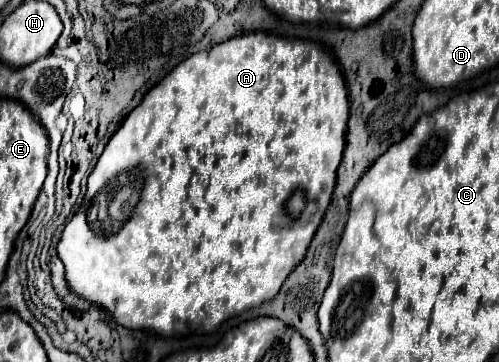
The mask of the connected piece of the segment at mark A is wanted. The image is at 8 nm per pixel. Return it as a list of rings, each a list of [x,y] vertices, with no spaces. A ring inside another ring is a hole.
[[[248,32],[216,44],[210,50],[192,54],[166,78],[162,78],[128,114],[118,132],[108,140],[94,170],[90,172],[82,206],[66,224],[56,248],[66,266],[66,282],[70,290],[98,306],[104,306],[114,314],[116,322],[126,328],[154,330],[164,336],[186,334],[194,328],[216,330],[228,316],[236,316],[252,310],[252,306],[256,308],[264,302],[270,302],[278,294],[290,270],[294,270],[294,266],[304,258],[308,244],[330,204],[336,184],[336,170],[342,162],[342,150],[346,146],[348,118],[350,104],[342,72],[328,48],[318,42],[282,38],[268,32]],[[298,190],[304,198],[304,208],[298,216],[292,216],[288,212],[288,202]]]

